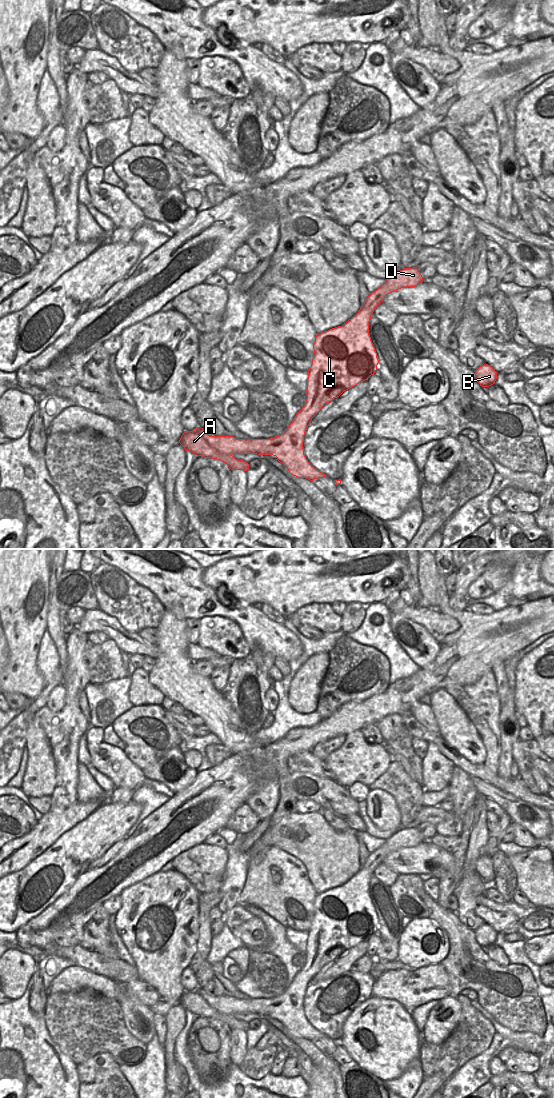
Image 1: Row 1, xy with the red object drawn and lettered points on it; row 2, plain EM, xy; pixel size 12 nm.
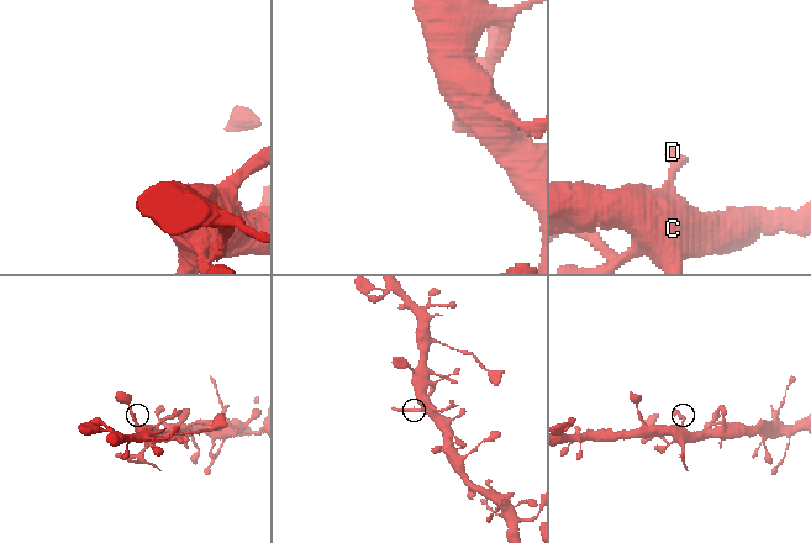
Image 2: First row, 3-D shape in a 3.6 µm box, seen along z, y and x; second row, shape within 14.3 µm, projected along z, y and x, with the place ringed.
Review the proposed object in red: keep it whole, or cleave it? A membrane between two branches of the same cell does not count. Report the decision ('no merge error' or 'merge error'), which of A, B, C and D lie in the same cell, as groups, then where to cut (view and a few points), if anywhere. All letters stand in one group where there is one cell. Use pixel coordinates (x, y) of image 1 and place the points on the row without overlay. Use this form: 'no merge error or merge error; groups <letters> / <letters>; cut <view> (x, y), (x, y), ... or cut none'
merge error; groups A / B C D; cut xy (292, 981), (293, 990), (291, 994), (296, 995), (302, 1002)

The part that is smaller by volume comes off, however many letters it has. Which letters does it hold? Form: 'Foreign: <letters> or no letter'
Foreign: A

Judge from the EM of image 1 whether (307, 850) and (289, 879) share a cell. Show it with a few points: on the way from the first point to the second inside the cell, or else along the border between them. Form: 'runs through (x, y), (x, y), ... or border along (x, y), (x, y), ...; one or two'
border along (280, 848), (303, 864), (307, 878), (311, 882); two

